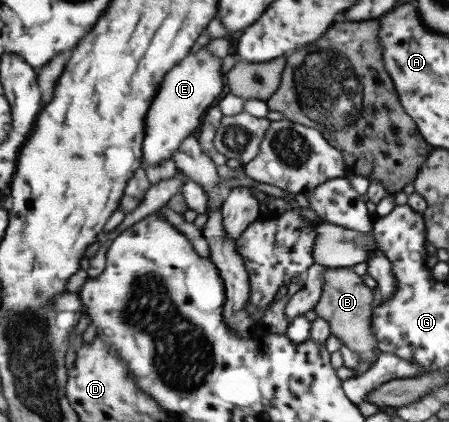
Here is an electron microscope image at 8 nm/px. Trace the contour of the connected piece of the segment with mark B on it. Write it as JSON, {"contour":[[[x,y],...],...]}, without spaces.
{"contour":[[[330,267],[323,271],[322,277],[324,278],[322,297],[315,305],[314,312],[329,322],[333,335],[353,353],[357,352],[361,360],[367,360],[369,364],[374,365],[373,350],[379,350],[379,339],[375,337],[372,318],[376,307],[371,306],[375,298],[375,289],[366,286],[361,275],[357,274],[352,267]]]}

